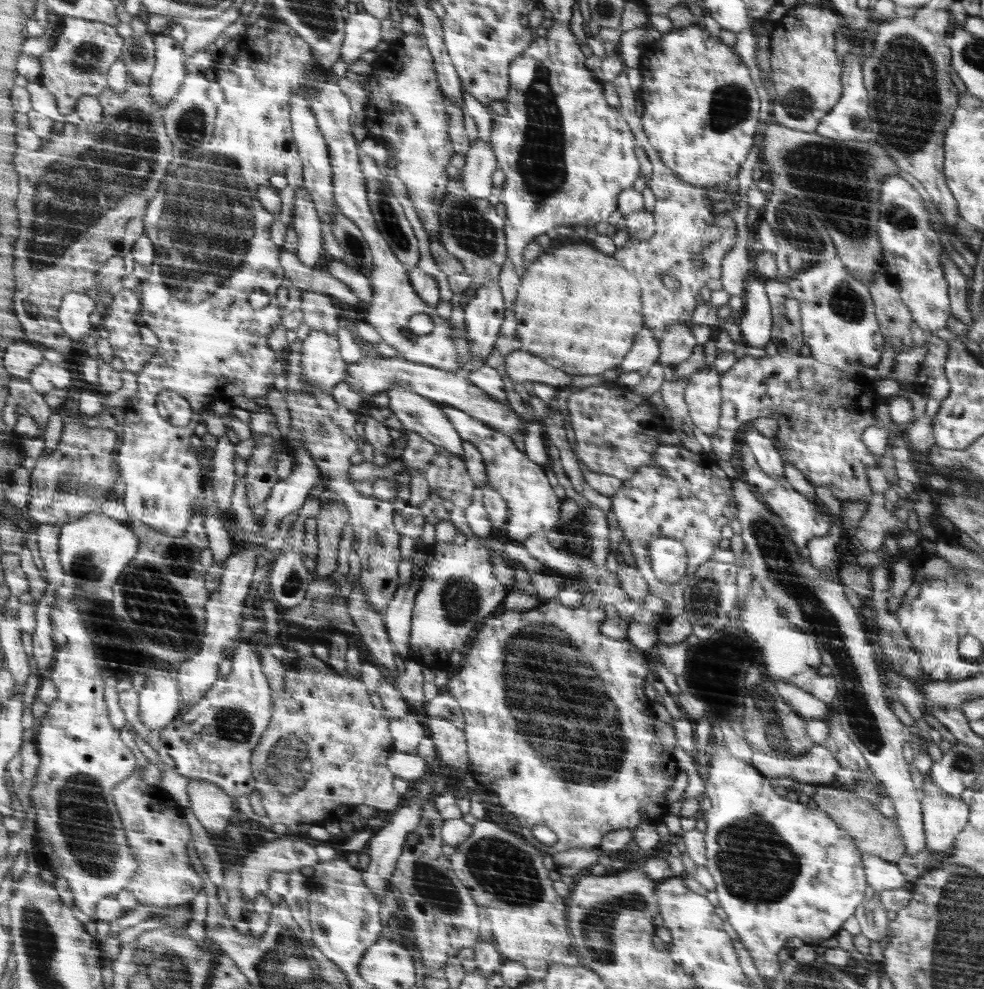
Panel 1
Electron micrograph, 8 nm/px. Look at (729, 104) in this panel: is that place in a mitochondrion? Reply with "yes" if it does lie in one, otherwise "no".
yes

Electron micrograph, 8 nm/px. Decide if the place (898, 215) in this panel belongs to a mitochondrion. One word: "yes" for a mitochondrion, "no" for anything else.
yes

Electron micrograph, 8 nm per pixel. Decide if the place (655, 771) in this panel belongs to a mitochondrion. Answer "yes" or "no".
no

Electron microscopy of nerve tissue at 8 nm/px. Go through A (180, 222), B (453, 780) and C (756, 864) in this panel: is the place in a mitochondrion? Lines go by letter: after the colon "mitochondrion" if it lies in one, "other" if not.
A: mitochondrion
B: other
C: mitochondrion

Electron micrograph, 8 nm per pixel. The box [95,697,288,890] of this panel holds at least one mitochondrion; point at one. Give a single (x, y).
(233, 724)

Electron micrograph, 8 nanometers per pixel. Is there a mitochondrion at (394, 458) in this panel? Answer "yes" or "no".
no

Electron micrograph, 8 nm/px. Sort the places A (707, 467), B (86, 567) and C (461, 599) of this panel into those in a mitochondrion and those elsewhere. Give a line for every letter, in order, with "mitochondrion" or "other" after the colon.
A: other
B: mitochondrion
C: mitochondrion

